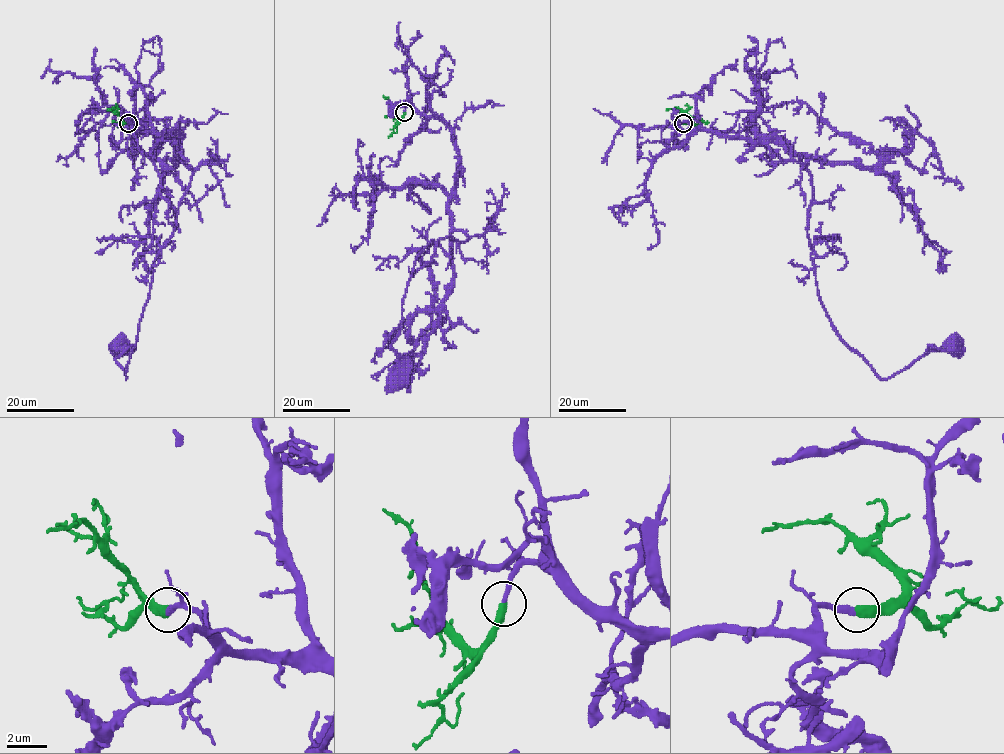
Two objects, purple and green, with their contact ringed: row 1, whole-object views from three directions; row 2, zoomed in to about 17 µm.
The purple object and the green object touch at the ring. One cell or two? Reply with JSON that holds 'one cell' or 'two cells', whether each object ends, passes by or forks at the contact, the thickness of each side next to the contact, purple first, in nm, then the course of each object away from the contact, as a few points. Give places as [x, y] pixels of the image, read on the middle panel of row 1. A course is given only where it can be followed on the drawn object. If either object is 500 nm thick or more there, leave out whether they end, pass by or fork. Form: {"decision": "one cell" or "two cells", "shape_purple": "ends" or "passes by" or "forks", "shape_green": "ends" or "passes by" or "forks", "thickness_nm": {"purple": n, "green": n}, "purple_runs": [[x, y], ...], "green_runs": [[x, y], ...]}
{"decision": "one cell", "shape_purple": "ends", "shape_green": "ends", "thickness_nm": {"purple": 300, "green": 440}, "purple_runs": [[404, 112], [412, 105], [452, 133], [449, 216], [468, 237], [432, 241], [416, 258], [392, 347], [395, 381]], "green_runs": [[404, 112], [399, 119], [383, 96]]}

